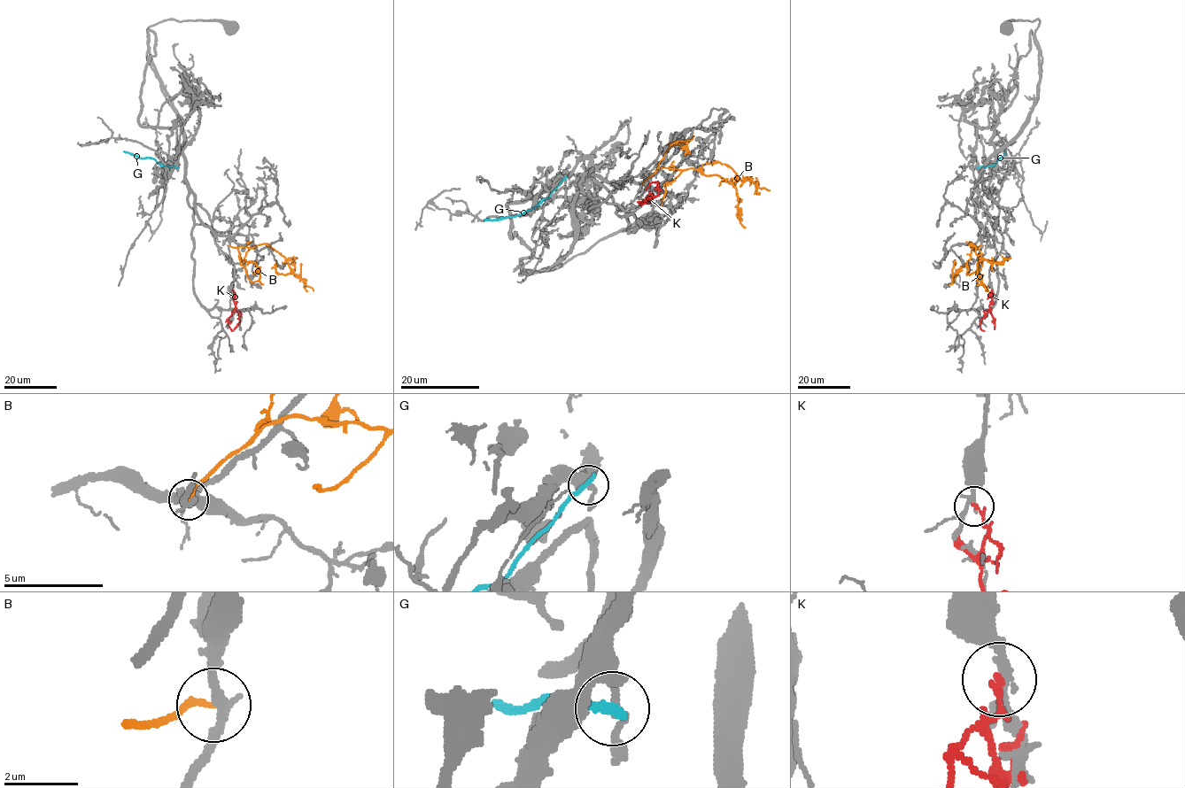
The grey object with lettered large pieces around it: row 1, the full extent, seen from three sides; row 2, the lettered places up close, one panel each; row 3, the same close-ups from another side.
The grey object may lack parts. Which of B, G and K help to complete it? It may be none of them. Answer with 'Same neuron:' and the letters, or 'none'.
Same neuron: none

